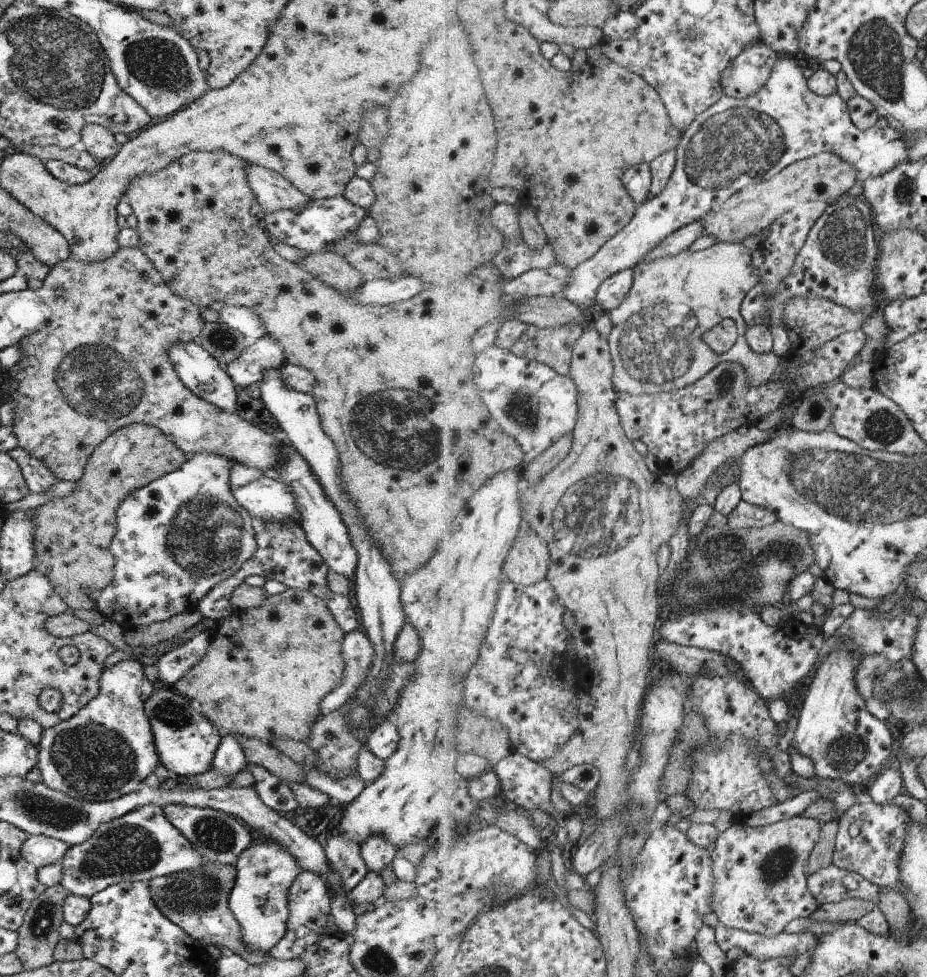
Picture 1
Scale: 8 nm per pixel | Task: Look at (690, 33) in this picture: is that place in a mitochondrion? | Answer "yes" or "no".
yes

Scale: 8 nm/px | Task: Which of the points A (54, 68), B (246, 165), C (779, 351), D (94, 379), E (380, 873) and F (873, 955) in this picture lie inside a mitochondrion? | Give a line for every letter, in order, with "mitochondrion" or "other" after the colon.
A: mitochondrion
B: other
C: other
D: mitochondrion
E: other
F: other

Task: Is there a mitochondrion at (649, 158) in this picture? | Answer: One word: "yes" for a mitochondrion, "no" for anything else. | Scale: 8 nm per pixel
no

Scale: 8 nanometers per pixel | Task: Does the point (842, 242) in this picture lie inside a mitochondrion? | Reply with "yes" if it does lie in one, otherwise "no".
yes

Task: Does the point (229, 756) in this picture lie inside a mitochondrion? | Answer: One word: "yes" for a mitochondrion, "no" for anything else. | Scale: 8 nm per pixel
no

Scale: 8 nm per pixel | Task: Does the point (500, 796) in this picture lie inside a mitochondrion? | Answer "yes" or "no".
no

